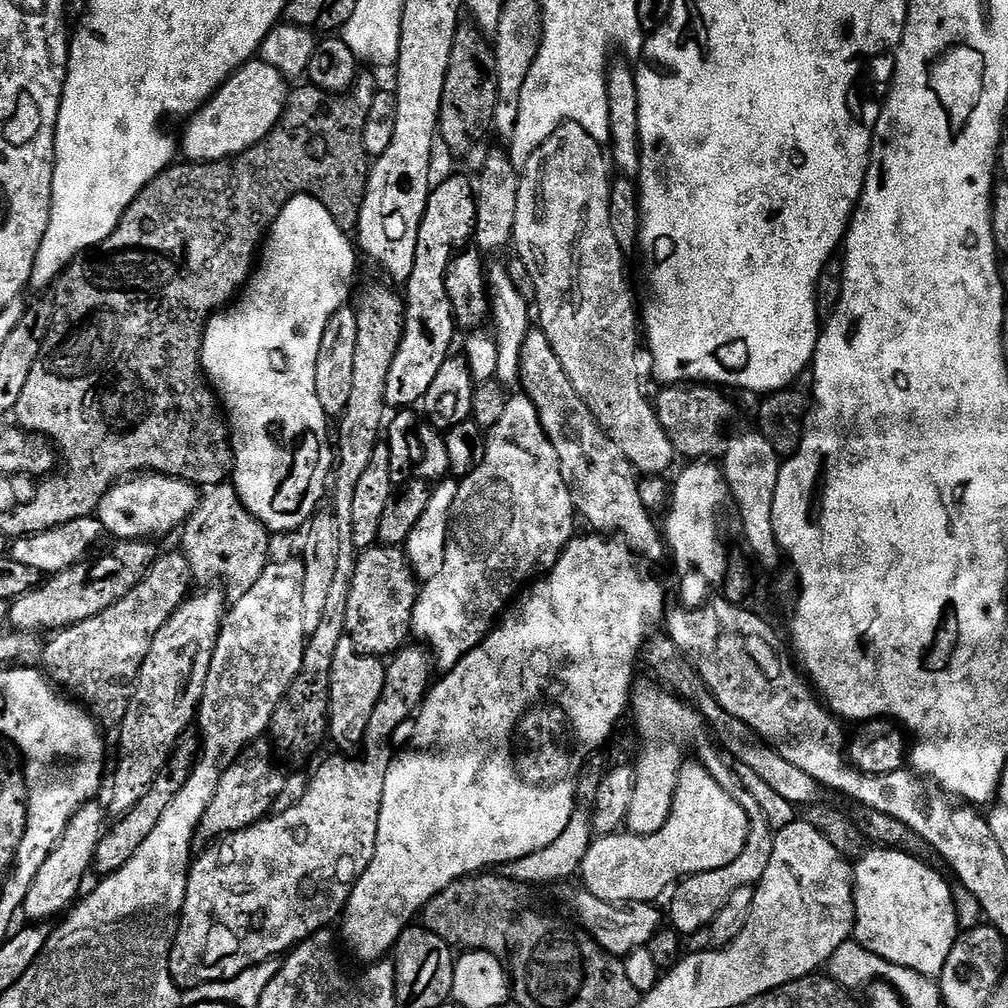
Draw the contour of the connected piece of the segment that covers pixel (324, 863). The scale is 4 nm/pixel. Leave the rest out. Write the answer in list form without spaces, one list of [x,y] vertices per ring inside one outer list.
[[[364,736],[364,741],[368,744],[368,756],[357,755],[353,758],[348,754],[335,754],[336,756],[330,757],[316,773],[312,772],[305,798],[293,809],[284,813],[284,820],[280,820],[275,814],[269,815],[246,830],[238,830],[228,836],[220,837],[219,840],[207,845],[201,851],[204,852],[201,856],[199,853],[195,857],[188,873],[184,913],[180,916],[180,928],[176,932],[176,941],[168,959],[168,969],[177,988],[187,990],[218,980],[233,980],[238,974],[242,974],[248,968],[253,968],[256,964],[261,964],[264,960],[283,957],[285,953],[296,945],[304,943],[314,933],[327,929],[331,920],[341,919],[356,880],[362,878],[366,866],[370,866],[370,858],[374,858],[374,850],[378,842],[378,814],[382,810],[382,798],[386,786],[386,770],[394,759],[394,752],[384,752],[384,748],[376,748],[376,736]]]

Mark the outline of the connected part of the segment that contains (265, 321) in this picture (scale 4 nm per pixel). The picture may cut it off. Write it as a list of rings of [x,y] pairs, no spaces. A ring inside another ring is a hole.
[[[307,194],[294,196],[291,200],[287,200],[263,241],[262,251],[258,256],[259,267],[253,271],[248,283],[244,285],[242,295],[219,314],[209,316],[207,324],[204,325],[204,337],[200,339],[200,366],[226,413],[226,423],[230,429],[234,461],[234,487],[237,494],[240,495],[240,503],[244,508],[250,510],[250,514],[254,514],[254,518],[261,520],[265,528],[272,534],[292,532],[295,528],[300,527],[303,529],[321,507],[320,499],[323,496],[325,499],[326,489],[330,484],[330,473],[334,468],[334,444],[330,439],[330,428],[328,432],[330,417],[323,412],[322,405],[318,402],[317,390],[314,390],[314,370],[318,366],[318,346],[322,346],[322,334],[326,334],[326,322],[339,308],[343,308],[349,303],[350,293],[353,291],[352,279],[356,276],[358,252],[353,241],[352,244],[348,241],[348,235],[349,233],[345,229],[338,226],[333,212],[326,210],[323,200]]]

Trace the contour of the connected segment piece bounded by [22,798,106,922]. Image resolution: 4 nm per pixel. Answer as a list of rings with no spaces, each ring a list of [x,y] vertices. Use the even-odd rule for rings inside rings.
[[[93,798],[88,803],[80,805],[74,818],[70,818],[62,838],[58,838],[54,850],[50,850],[46,862],[42,862],[42,866],[38,869],[38,874],[34,874],[34,882],[30,882],[30,890],[26,894],[22,909],[23,915],[29,916],[27,918],[29,921],[51,921],[51,916],[56,916],[59,912],[67,913],[81,895],[80,887],[83,886],[88,872],[90,876],[93,871],[98,842],[106,831],[106,823],[104,824],[106,808],[101,801],[100,804],[98,801],[99,799]]]

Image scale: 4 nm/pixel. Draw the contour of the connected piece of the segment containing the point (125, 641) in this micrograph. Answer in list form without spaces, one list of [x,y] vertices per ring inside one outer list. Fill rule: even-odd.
[[[183,551],[157,555],[148,573],[124,598],[96,617],[70,625],[66,631],[53,631],[50,636],[53,641],[44,640],[44,651],[38,657],[44,675],[75,697],[105,729],[119,729],[126,718],[146,654],[150,654],[158,630],[166,626],[182,603],[182,595],[176,589],[179,580],[184,584],[194,580],[192,567]],[[67,640],[68,648],[64,645]],[[56,660],[60,664],[68,663],[69,672],[56,672]]]

